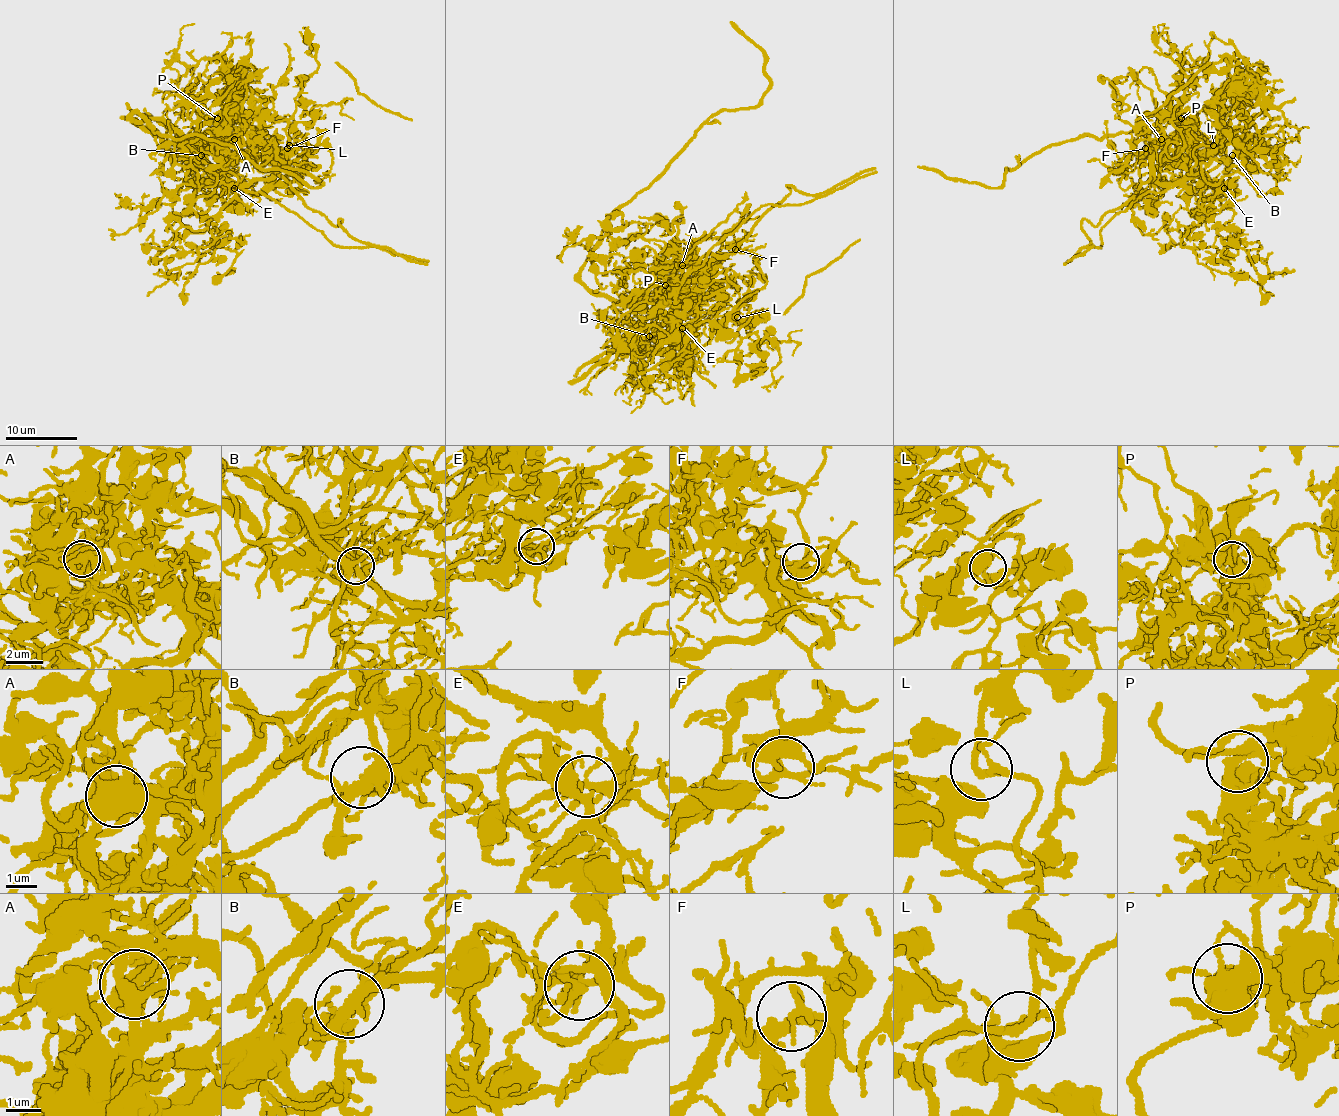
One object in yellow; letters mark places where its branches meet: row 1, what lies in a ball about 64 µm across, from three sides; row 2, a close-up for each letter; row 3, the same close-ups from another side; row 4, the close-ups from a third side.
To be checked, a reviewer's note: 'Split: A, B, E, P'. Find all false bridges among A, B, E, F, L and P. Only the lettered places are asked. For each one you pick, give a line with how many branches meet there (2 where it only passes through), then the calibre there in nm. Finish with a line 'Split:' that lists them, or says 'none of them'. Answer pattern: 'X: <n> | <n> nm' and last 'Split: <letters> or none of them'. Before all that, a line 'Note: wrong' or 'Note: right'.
Note: right
A: 5 | 400 nm
B: 6 | 340 nm
E: 6 | 220 nm
P: 3 | 200 nm
Split: A, B, E, P

